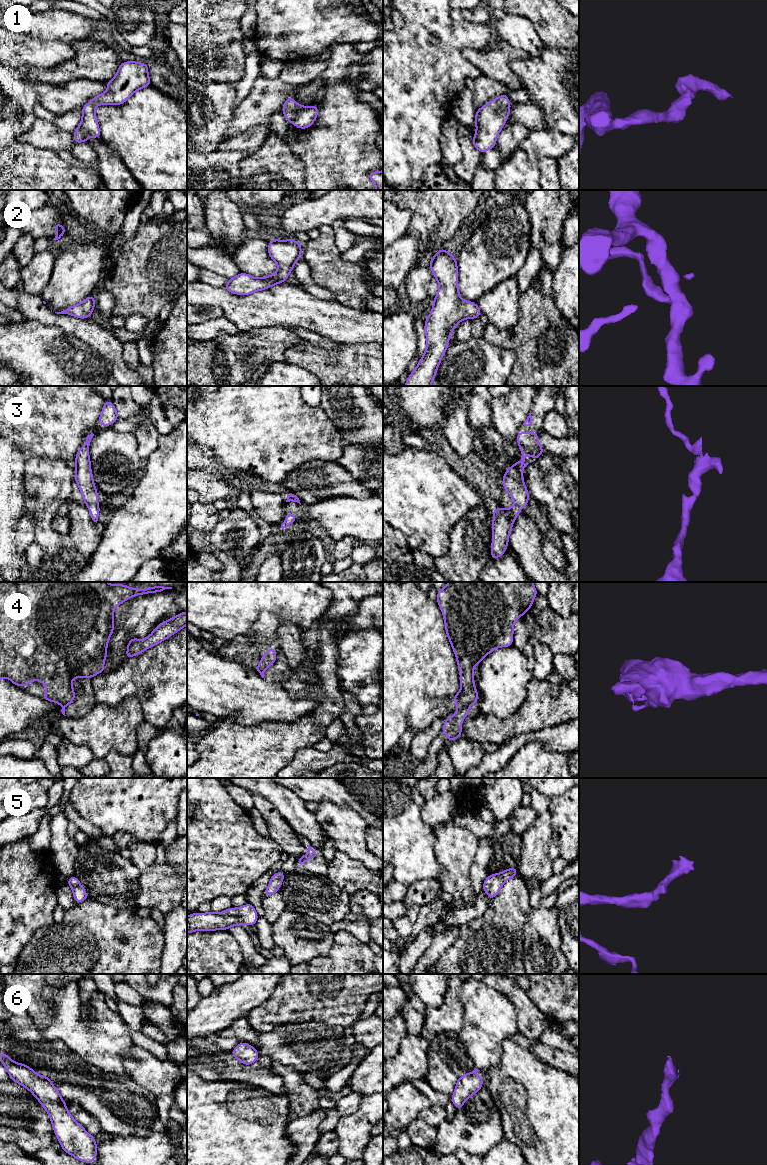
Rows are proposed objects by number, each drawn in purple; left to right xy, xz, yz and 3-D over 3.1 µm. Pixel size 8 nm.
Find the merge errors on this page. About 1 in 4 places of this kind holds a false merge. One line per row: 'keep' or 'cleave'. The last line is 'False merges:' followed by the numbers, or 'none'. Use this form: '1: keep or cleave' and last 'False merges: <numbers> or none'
1: keep
2: keep
3: keep
4: cleave
5: keep
6: keep
False merges: 4

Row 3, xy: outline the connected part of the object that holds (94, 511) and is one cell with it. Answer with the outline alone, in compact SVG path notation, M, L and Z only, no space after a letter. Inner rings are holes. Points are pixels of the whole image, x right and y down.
M91 433L86 437L86 443L78 450L75 461L75 482L77 483L85 505L89 508L90 516L97 523L100 512L98 505L97 488L93 482L91 470L91 461L89 458L89 446L94 434Z

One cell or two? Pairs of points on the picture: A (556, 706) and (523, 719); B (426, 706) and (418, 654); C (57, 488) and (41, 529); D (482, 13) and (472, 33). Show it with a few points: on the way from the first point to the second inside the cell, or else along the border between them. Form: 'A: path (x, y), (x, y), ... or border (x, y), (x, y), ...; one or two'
A: path (548, 706), (543, 707), (531, 716); one
B: border (449, 698), (418, 698), (410, 706), (407, 713); two
C: path (47, 498), (42, 503), (42, 519); one
D: border (453, 19), (455, 21), (474, 23), (488, 22); two

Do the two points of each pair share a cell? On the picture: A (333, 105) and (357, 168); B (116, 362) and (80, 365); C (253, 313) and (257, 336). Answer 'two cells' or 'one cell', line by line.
A: one cell
B: two cells
C: two cells

